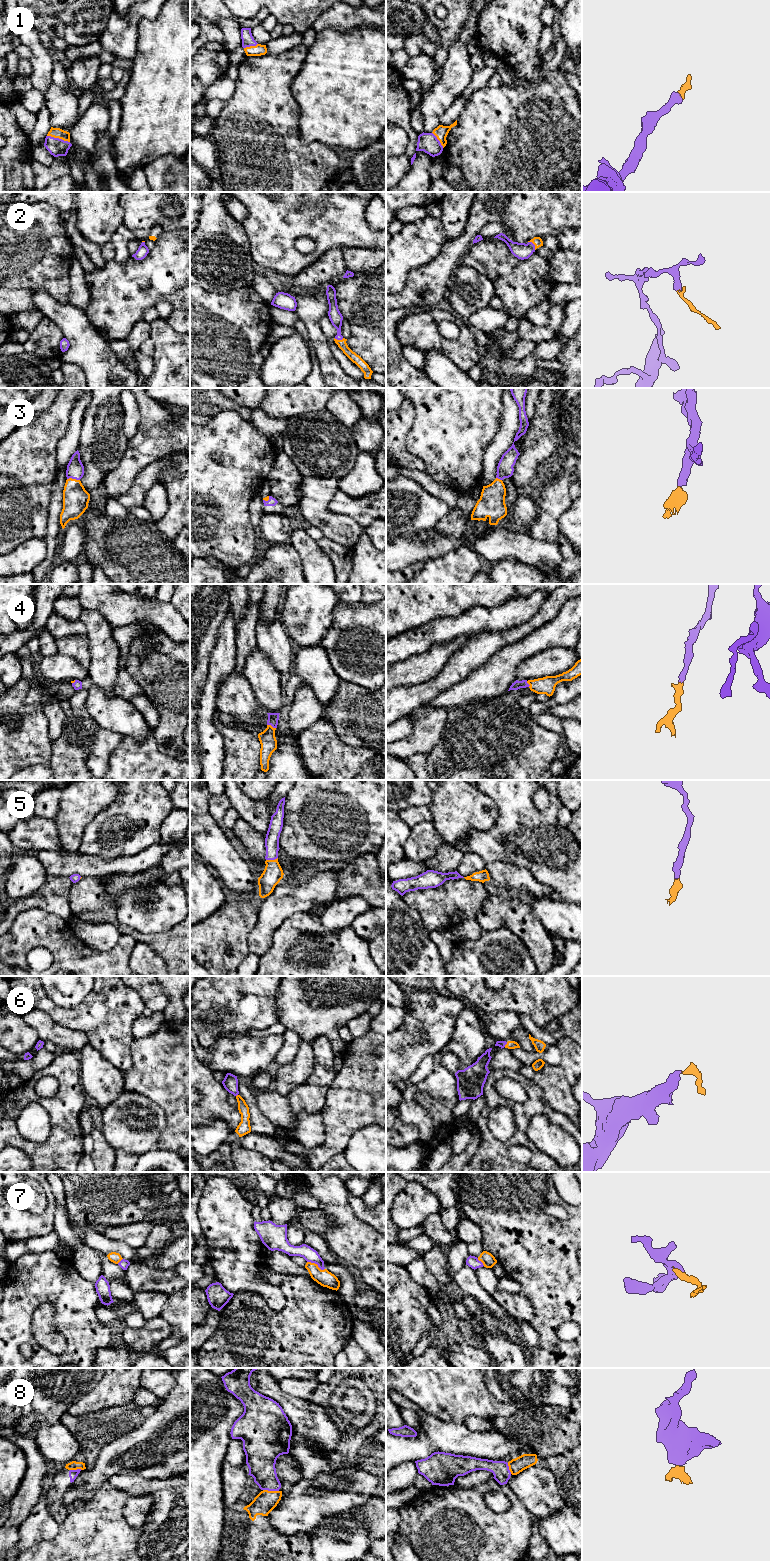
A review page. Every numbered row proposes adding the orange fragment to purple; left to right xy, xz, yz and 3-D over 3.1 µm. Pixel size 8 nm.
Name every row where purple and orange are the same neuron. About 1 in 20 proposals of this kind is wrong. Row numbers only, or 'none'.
1, 2, 3, 4, 5, 6, 7, 8

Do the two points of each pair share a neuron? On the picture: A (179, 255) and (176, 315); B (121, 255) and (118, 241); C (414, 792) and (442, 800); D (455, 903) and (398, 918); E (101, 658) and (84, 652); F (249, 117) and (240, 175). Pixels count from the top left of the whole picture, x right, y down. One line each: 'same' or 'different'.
A: different
B: same
C: different
D: different
E: different
F: same

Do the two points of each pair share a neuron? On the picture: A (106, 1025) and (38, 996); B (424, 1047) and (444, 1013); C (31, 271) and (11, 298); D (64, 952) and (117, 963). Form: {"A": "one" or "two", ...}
{"A": "one", "B": "one", "C": "two", "D": "one"}

